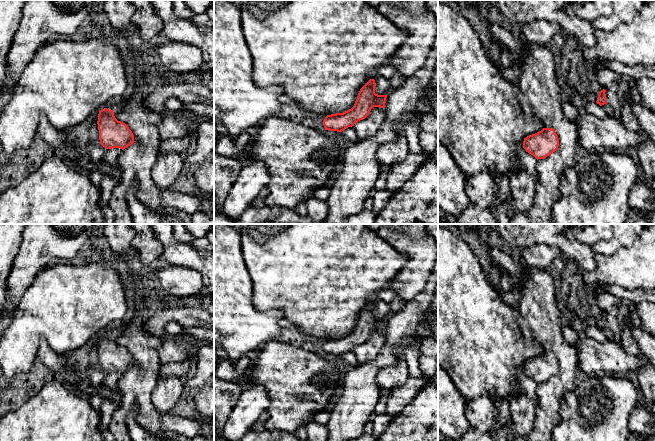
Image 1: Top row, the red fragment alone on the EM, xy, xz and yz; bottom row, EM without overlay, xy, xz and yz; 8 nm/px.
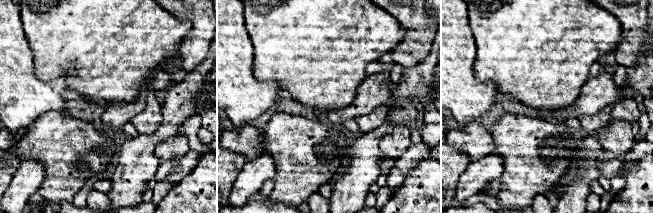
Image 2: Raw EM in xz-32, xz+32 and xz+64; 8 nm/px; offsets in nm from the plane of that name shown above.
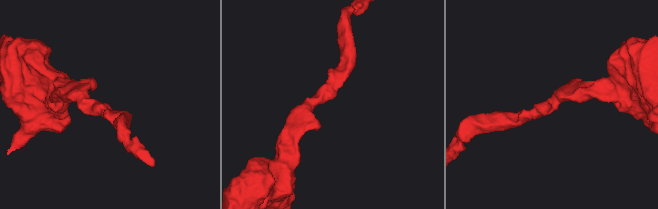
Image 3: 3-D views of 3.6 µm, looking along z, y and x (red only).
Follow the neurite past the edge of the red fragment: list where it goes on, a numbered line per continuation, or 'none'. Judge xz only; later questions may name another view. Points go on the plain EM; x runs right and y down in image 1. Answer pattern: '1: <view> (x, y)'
none

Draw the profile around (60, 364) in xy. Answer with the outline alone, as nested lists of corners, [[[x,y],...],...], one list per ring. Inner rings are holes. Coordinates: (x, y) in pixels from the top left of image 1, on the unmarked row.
[[[42,340],[38,350],[38,361],[41,361],[46,367],[53,370],[59,377],[71,381],[80,391],[80,394],[88,397],[99,396],[102,399],[112,400],[116,406],[121,403],[119,391],[111,391],[104,386],[97,388],[90,383],[90,375],[78,374],[67,355],[59,355],[52,351],[49,344]]]

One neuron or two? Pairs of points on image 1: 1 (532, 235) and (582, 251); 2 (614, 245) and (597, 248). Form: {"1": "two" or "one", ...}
{"1": "one", "2": "one"}

